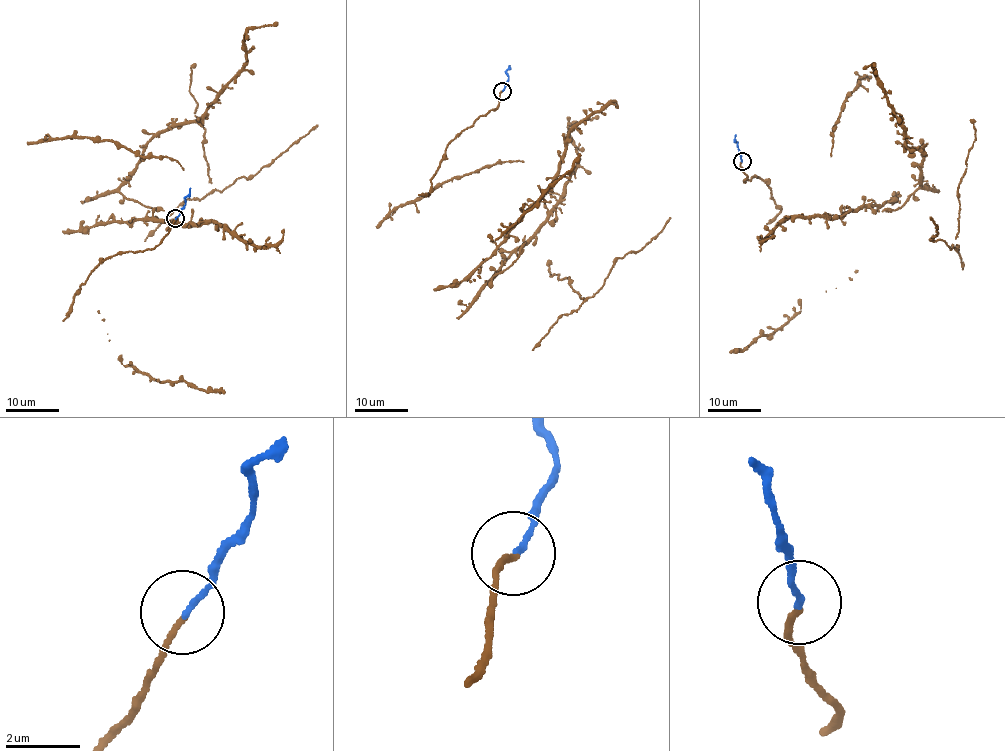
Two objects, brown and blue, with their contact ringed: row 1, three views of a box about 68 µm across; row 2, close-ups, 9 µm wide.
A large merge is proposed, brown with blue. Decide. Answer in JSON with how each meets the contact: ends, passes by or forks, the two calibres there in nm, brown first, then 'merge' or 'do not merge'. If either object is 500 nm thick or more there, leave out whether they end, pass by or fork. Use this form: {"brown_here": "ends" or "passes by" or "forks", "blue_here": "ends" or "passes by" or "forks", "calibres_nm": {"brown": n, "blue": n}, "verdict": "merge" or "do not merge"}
{"brown_here": "ends", "blue_here": "ends", "calibres_nm": {"brown": 140, "blue": 140}, "verdict": "merge"}

